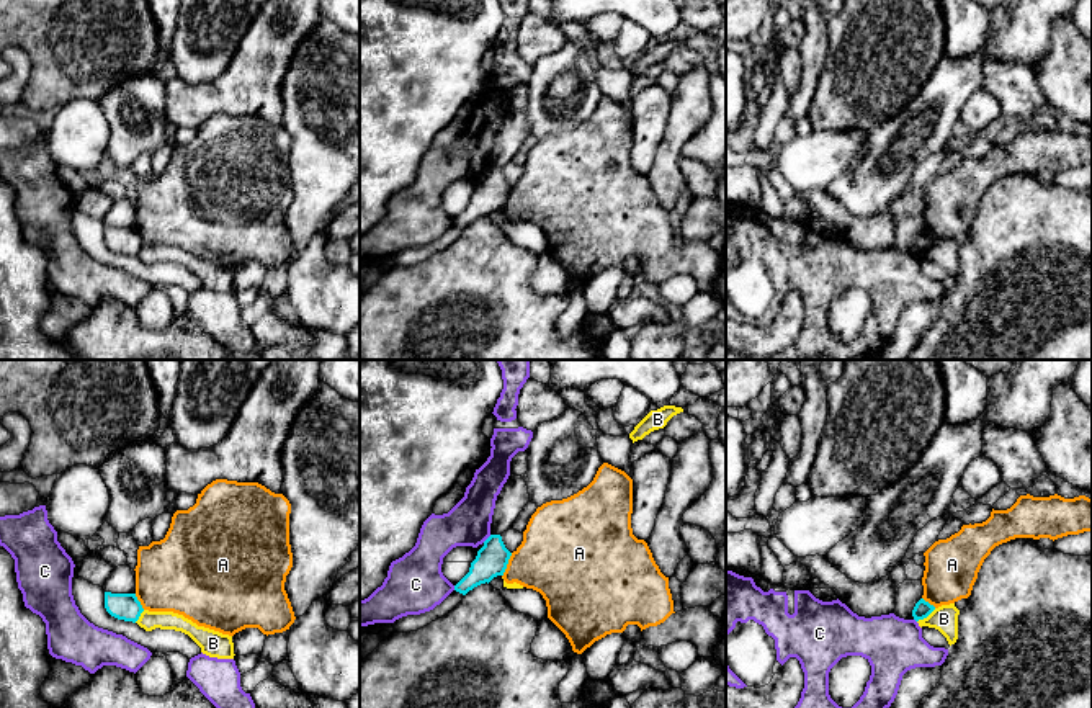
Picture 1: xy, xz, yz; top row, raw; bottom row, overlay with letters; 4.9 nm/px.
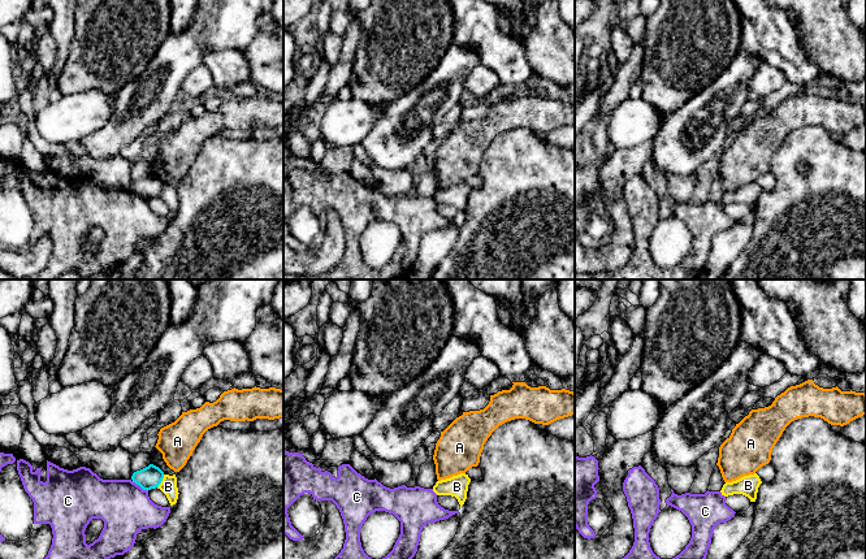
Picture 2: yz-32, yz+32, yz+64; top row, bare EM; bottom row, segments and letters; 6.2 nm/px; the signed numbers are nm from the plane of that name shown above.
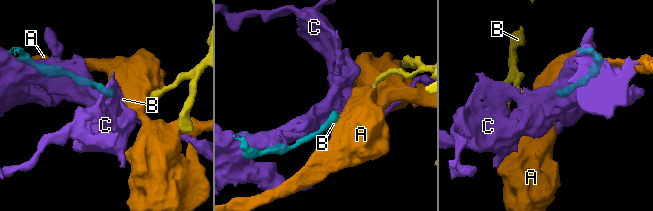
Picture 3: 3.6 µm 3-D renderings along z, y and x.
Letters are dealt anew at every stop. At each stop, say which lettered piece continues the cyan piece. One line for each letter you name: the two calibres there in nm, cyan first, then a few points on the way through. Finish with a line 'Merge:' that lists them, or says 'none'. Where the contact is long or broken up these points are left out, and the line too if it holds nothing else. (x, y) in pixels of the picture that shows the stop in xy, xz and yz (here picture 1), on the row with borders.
Merge: none

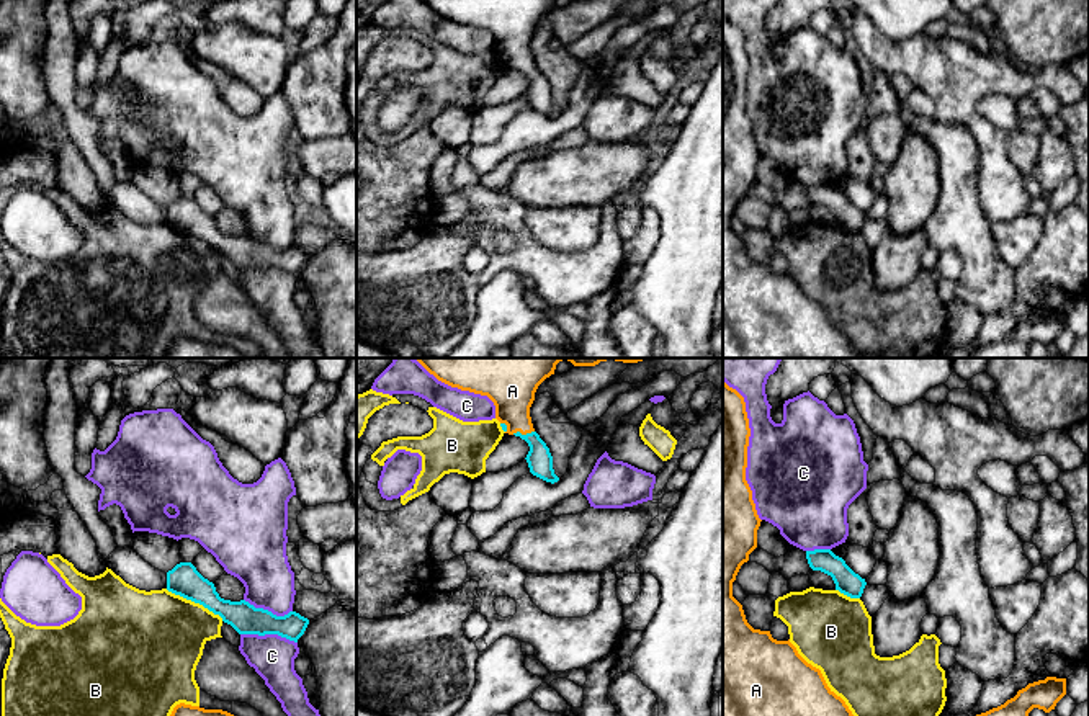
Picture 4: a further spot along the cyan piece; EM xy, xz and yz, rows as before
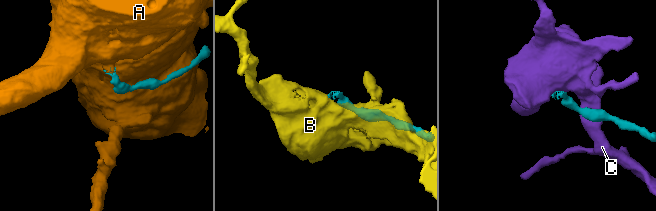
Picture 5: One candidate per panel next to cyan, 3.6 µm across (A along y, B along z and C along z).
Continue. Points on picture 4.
A: 130 nm thick on the cyan side, 240 nm on the other; runs through xz (540, 461), (538, 447), (520, 434), (512, 411), (510, 384)
Merge: A

